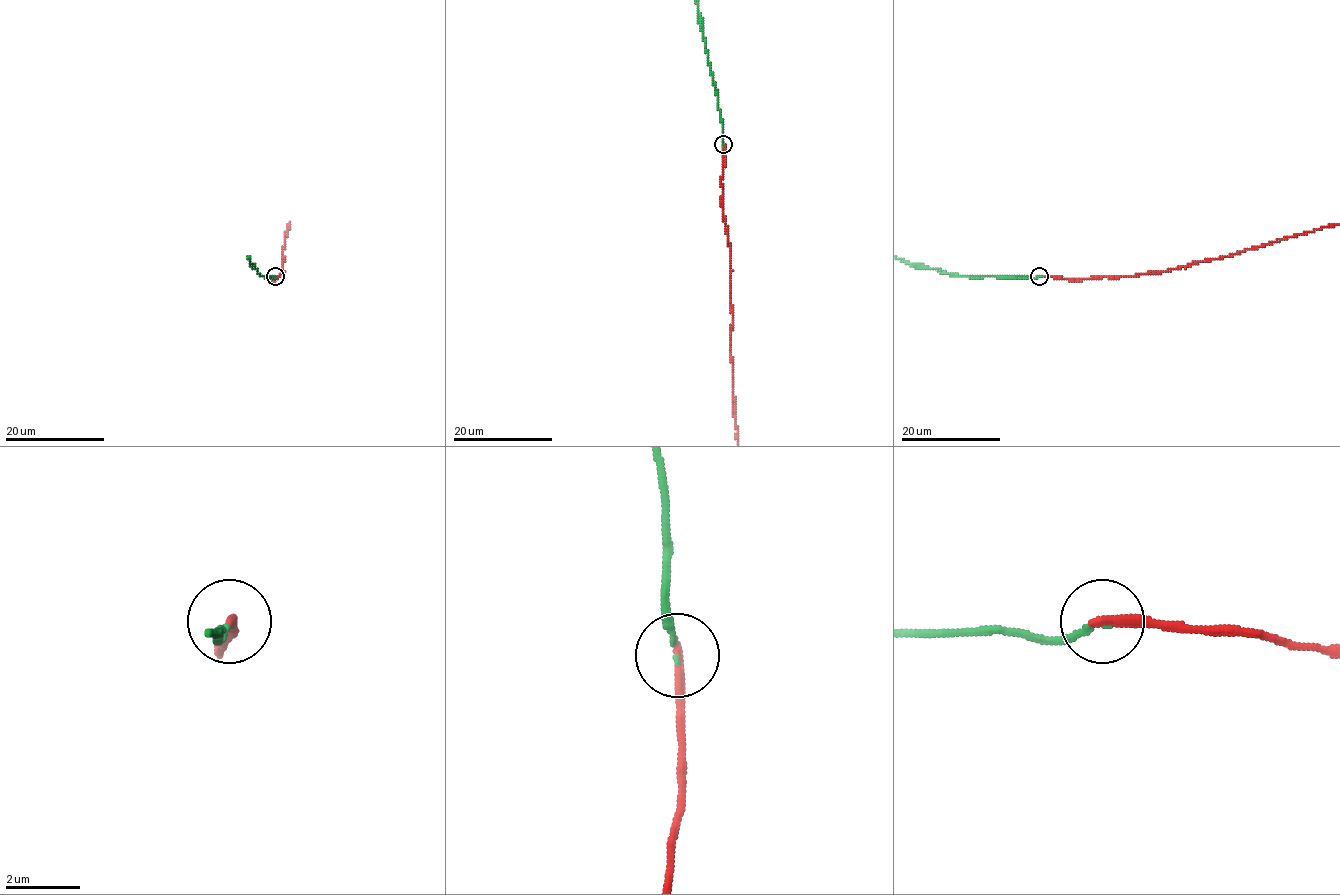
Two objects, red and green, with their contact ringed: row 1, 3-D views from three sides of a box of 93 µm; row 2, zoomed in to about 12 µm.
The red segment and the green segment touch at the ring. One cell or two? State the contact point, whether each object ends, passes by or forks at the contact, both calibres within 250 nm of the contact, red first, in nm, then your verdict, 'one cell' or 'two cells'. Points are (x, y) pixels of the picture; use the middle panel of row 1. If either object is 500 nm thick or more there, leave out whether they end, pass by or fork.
at (723, 144); red ends there; green ends there; 300 nm thick on the red side, 140 nm on the other; one cell

